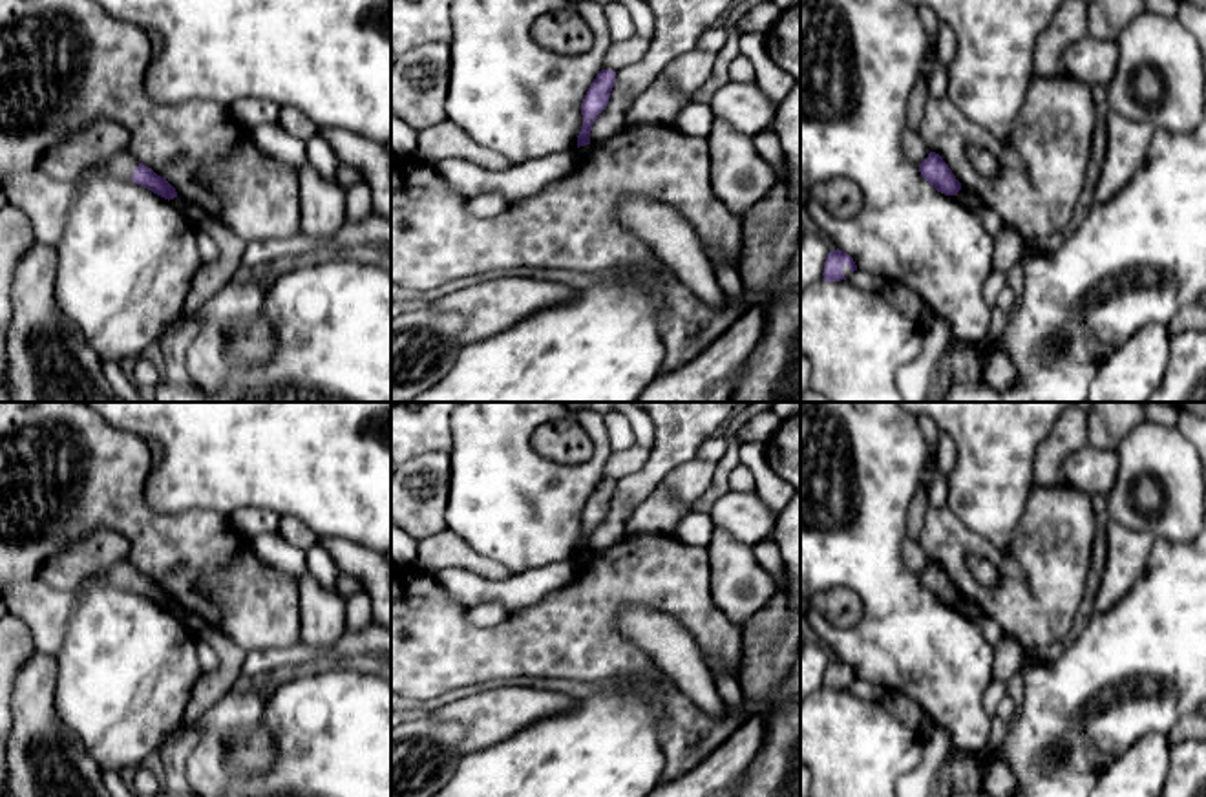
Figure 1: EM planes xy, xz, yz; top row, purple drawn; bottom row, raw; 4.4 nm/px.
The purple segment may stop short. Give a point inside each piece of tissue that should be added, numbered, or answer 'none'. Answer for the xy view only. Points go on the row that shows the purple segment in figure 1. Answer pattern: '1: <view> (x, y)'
1: xy (121, 165)

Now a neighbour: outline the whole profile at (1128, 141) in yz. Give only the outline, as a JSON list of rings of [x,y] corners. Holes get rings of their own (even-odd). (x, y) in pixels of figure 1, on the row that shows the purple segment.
[[[1107,112],[1107,150],[1095,188],[1093,203],[1113,199],[1140,170],[1149,155],[1153,128],[1142,121],[1131,121],[1116,112]]]

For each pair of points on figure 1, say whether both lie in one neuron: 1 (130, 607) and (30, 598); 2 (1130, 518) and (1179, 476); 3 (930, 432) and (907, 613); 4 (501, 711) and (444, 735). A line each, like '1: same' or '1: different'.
1: different
2: same
3: different
4: different

